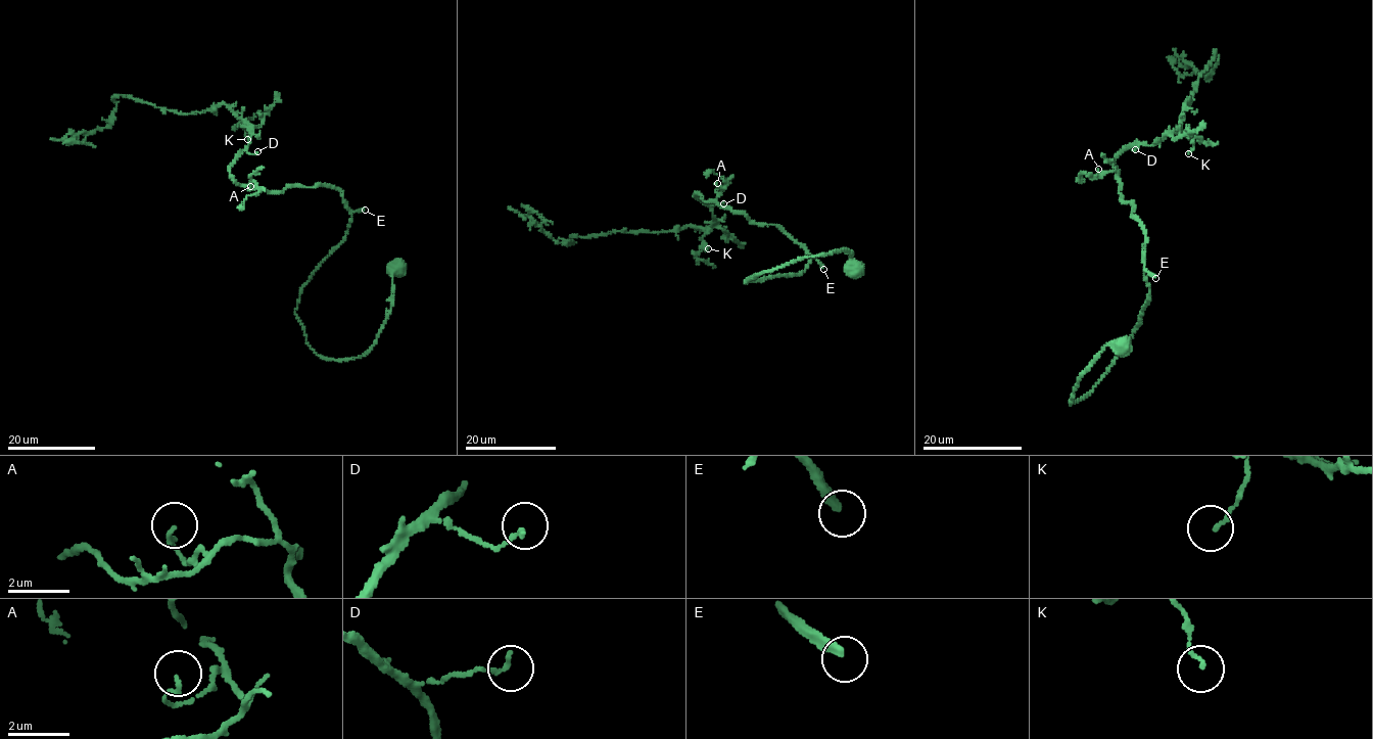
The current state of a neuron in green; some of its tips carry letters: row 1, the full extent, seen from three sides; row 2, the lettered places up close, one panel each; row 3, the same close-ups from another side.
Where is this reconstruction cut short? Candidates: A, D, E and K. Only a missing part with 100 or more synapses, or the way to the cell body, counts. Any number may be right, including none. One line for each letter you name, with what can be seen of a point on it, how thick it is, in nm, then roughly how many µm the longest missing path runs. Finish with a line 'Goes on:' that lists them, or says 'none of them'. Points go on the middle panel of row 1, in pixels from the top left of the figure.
E: (823, 269) | 320 nm | 150 µm
Goes on: E

